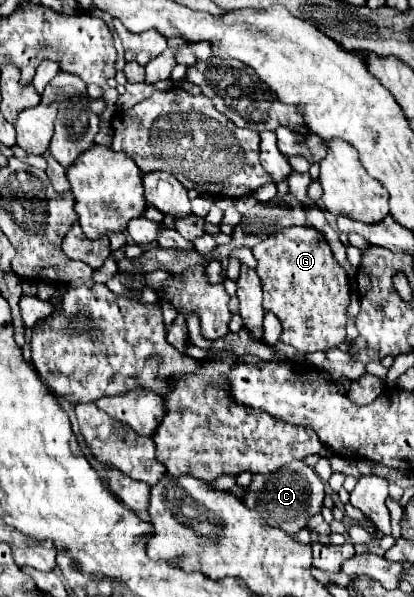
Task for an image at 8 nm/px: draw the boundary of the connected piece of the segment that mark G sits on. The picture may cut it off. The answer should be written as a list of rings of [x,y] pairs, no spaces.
[[[309,226],[281,230],[257,244],[253,256],[257,258],[257,274],[263,284],[263,308],[273,312],[283,326],[281,342],[301,352],[317,352],[335,348],[345,340],[345,308],[349,306],[347,274],[319,230]]]

